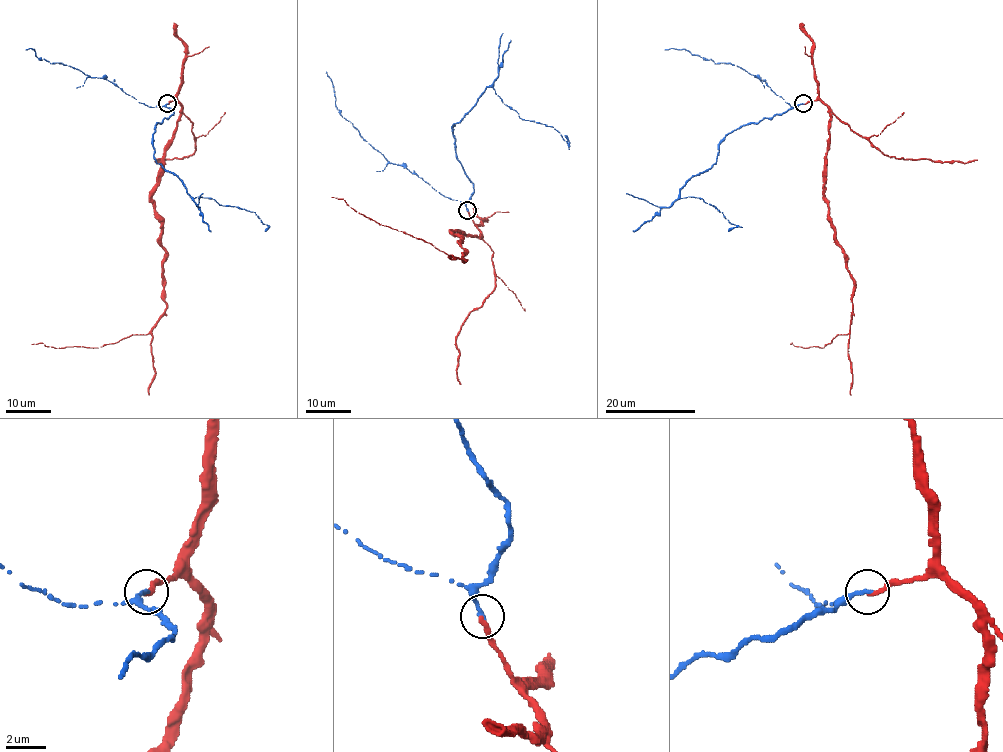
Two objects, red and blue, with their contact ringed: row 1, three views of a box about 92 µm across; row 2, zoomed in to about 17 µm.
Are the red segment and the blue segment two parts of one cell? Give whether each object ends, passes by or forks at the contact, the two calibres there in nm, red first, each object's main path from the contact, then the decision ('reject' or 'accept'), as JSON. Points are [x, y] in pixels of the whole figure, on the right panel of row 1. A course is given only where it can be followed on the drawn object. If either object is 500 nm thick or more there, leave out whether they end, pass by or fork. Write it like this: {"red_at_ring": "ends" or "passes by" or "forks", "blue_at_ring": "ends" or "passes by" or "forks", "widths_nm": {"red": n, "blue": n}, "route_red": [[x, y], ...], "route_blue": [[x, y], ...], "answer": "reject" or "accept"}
{"red_at_ring": "ends", "blue_at_ring": "ends", "widths_nm": {"red": 240, "blue": 260}, "route_red": [[803, 104], [820, 100], [828, 108], [824, 198], [854, 282], [846, 335], [823, 347], [790, 344]], "route_blue": [[803, 104], [729, 132], [717, 162], [679, 191], [681, 198], [702, 199], [720, 211], [736, 226], [728, 231]], "answer": "accept"}

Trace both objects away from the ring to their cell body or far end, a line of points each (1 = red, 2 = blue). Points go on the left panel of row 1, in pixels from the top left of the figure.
1: (167, 104), (176, 100), (179, 120), (151, 198), (165, 251), (165, 313), (146, 335), (98, 347), (31, 344)
2: (167, 104), (174, 113), (156, 124), (156, 162), (176, 175), (192, 198), (253, 211), (268, 226), (264, 231)

